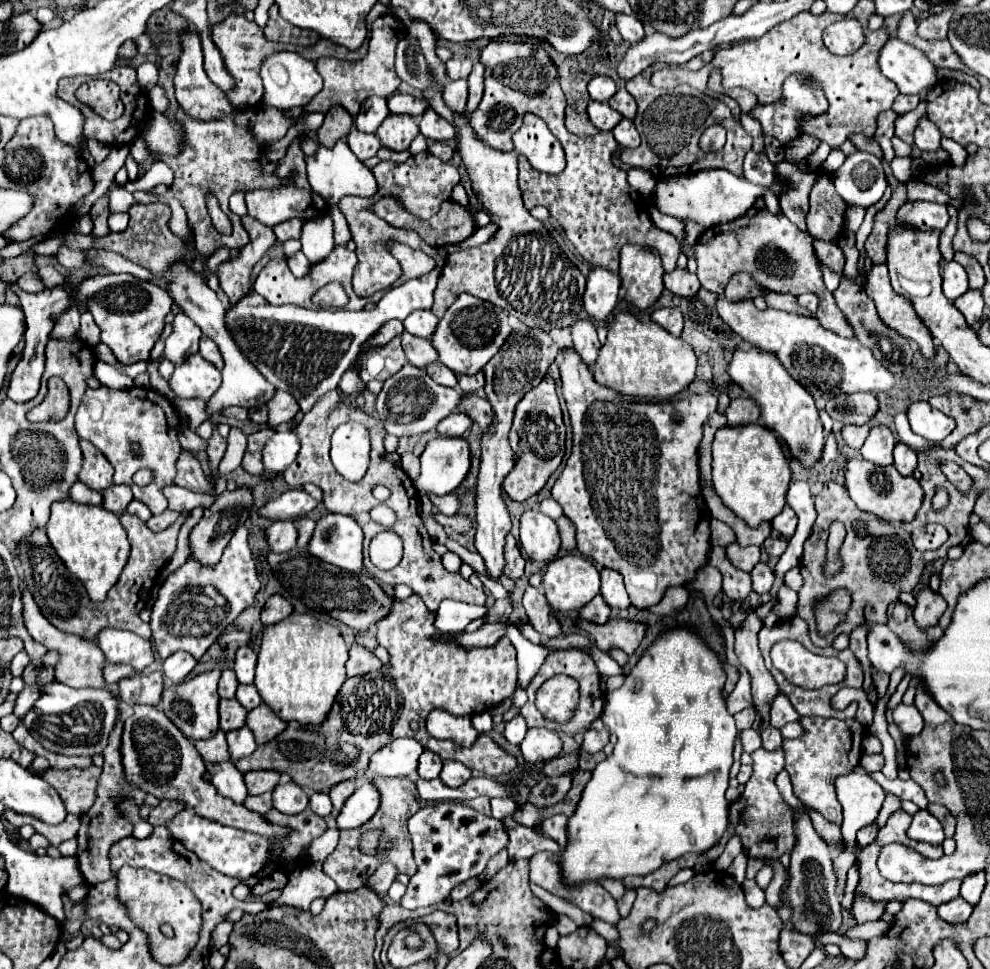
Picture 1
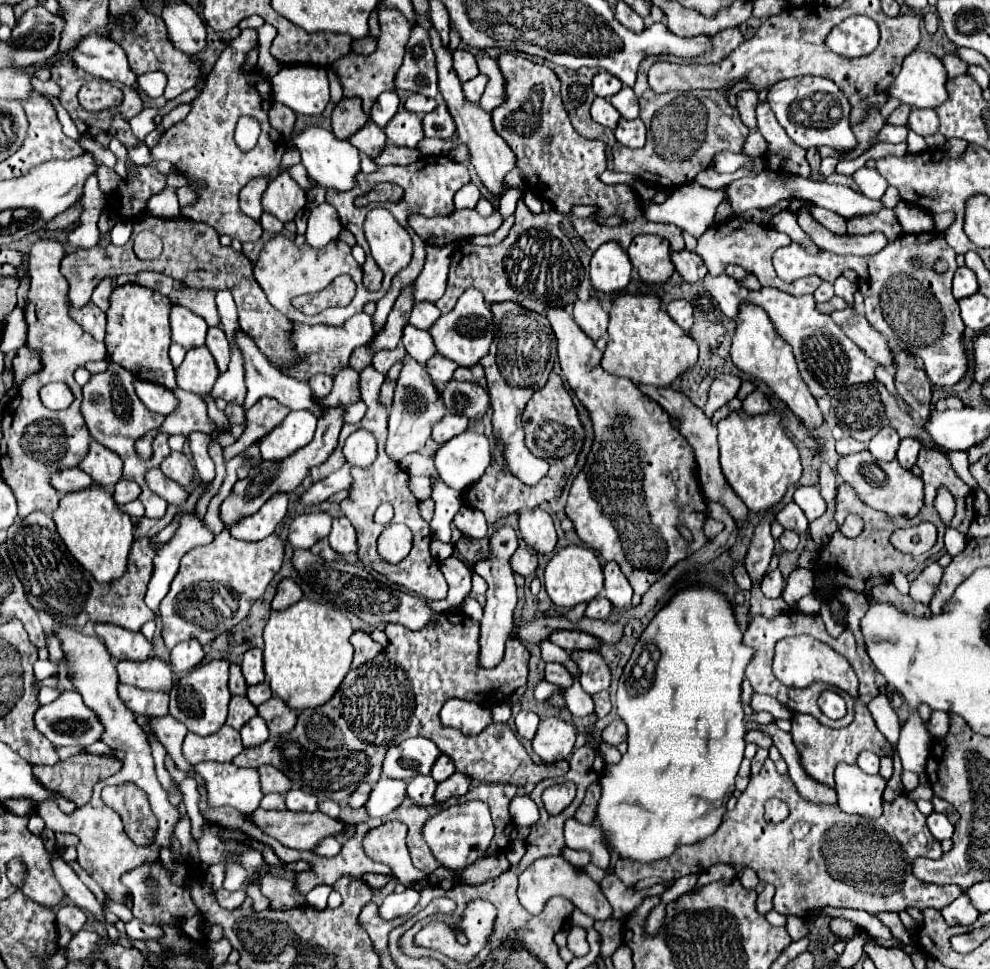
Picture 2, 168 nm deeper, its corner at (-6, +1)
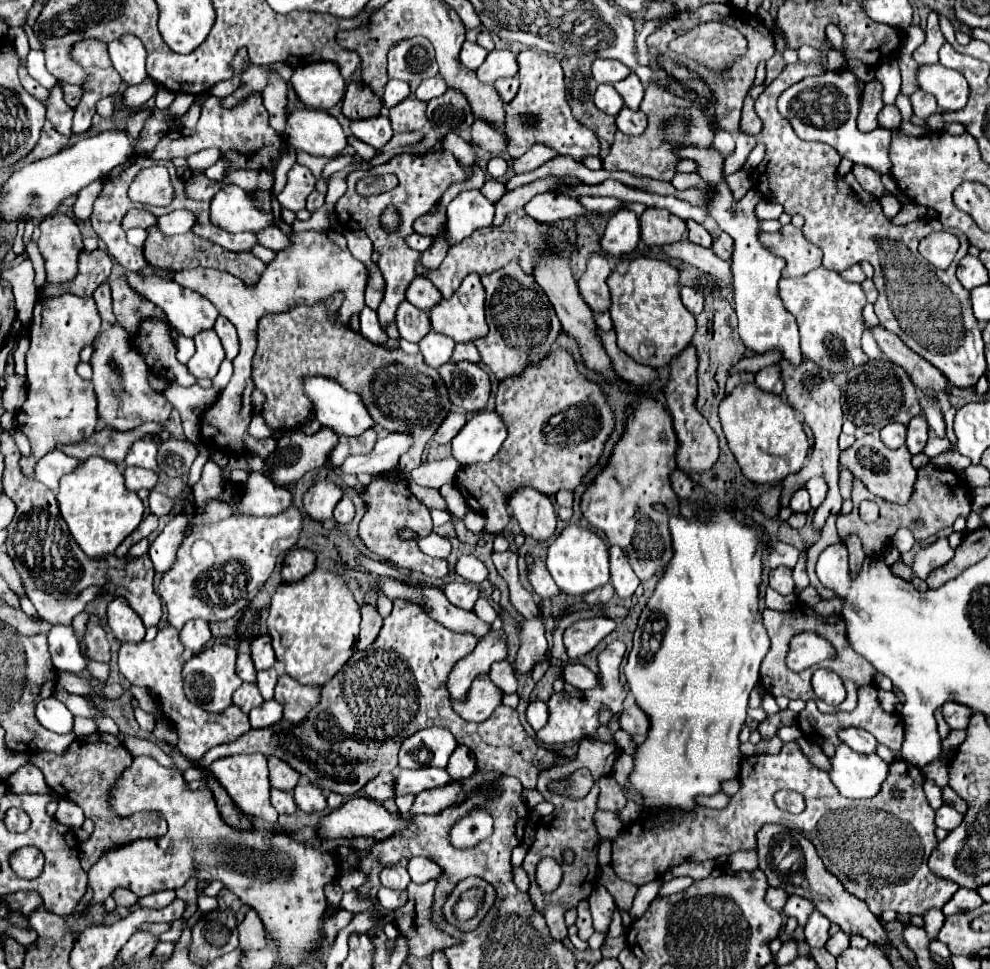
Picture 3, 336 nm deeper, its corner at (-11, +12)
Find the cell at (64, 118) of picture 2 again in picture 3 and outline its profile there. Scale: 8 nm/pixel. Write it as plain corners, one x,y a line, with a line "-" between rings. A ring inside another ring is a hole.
31,49
27,55
26,66
28,74
48,90
57,82
57,79
46,69
44,53
42,51

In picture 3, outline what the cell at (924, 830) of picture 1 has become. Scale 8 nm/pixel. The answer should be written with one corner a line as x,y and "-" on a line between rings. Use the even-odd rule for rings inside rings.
943,804
943,806
937,810
935,824
937,824
937,828
943,828
943,830
951,832
953,828
957,828
957,826
961,824
961,818
963,818
963,816
961,816
955,808
951,808
951,806

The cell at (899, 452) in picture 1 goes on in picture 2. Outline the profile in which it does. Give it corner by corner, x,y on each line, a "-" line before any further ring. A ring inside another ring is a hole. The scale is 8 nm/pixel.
902,439
900,441
900,449
898,449
898,463
904,467
904,469
912,469
916,459
918,459
918,451
920,451
920,443
916,439

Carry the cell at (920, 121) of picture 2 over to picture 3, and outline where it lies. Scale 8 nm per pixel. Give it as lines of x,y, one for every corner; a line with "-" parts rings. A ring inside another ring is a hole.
917,90
915,94
911,94
909,100
911,100
911,104
913,104
915,116
919,116
919,118
923,118
923,120
927,120
929,116
933,116
933,114
937,112
937,100
935,100
931,94
923,92
923,90

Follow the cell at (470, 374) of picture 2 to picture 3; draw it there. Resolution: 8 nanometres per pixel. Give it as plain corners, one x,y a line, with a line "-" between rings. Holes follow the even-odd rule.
457,344
455,352
453,352
453,360
467,360
467,362
479,364
481,356
479,356
479,350
475,344

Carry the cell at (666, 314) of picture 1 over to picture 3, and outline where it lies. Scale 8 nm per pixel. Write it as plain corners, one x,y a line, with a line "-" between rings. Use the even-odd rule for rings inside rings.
683,286
681,288
681,300
685,304
687,310
691,310
695,316
703,310
703,294
695,288
689,288
689,286

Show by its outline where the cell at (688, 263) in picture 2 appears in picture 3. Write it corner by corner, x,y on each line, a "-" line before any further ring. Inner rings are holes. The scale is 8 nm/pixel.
689,220
689,222
685,222
687,224
687,230
689,230
689,234
687,234
687,238
689,238
689,242
695,242
695,244
699,244
699,246
703,246
703,248
709,248
711,246
711,236
709,236
709,232
701,226
701,224
697,224
697,222
693,222
693,220

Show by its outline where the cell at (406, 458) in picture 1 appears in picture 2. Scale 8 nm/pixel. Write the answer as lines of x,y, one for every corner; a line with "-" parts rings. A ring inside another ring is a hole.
436,481
434,489
432,489
432,499
436,503
436,511
434,511
434,517
430,521
432,537
436,537
436,539
440,539
445,543
450,543
450,525
452,525
454,515
462,507
460,493
450,489
450,487
446,487
442,481

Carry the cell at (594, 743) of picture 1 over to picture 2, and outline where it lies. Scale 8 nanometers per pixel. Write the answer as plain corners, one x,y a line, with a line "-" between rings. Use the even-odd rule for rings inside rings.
614,719
602,733
602,739
608,743
608,745
620,745
622,741
626,741
626,725
620,721
620,719

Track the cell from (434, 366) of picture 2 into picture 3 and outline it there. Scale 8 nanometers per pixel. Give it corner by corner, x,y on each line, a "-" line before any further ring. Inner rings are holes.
429,332
421,342
419,342
419,348
421,348
421,354
425,358
425,362
431,366
431,368
441,368
443,364
447,364
453,356
453,348
455,348
455,342
443,334
437,334
437,332

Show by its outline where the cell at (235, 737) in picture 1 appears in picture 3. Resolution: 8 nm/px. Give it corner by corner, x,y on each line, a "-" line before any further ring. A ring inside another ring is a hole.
269,700
249,712
249,722
251,728
267,728
271,724
277,724
281,716
283,716
283,706
275,700

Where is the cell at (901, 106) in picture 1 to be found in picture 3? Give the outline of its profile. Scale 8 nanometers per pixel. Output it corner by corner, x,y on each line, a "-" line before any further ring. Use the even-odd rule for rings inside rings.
889,104
879,112
879,126
895,130
895,128
899,128
899,124
901,124
901,112
895,104

